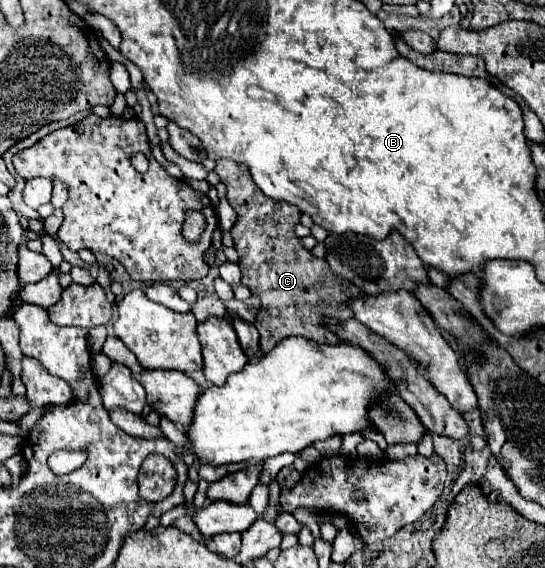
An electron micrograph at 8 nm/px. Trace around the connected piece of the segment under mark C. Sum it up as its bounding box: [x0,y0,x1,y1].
[215,160,361,354]

